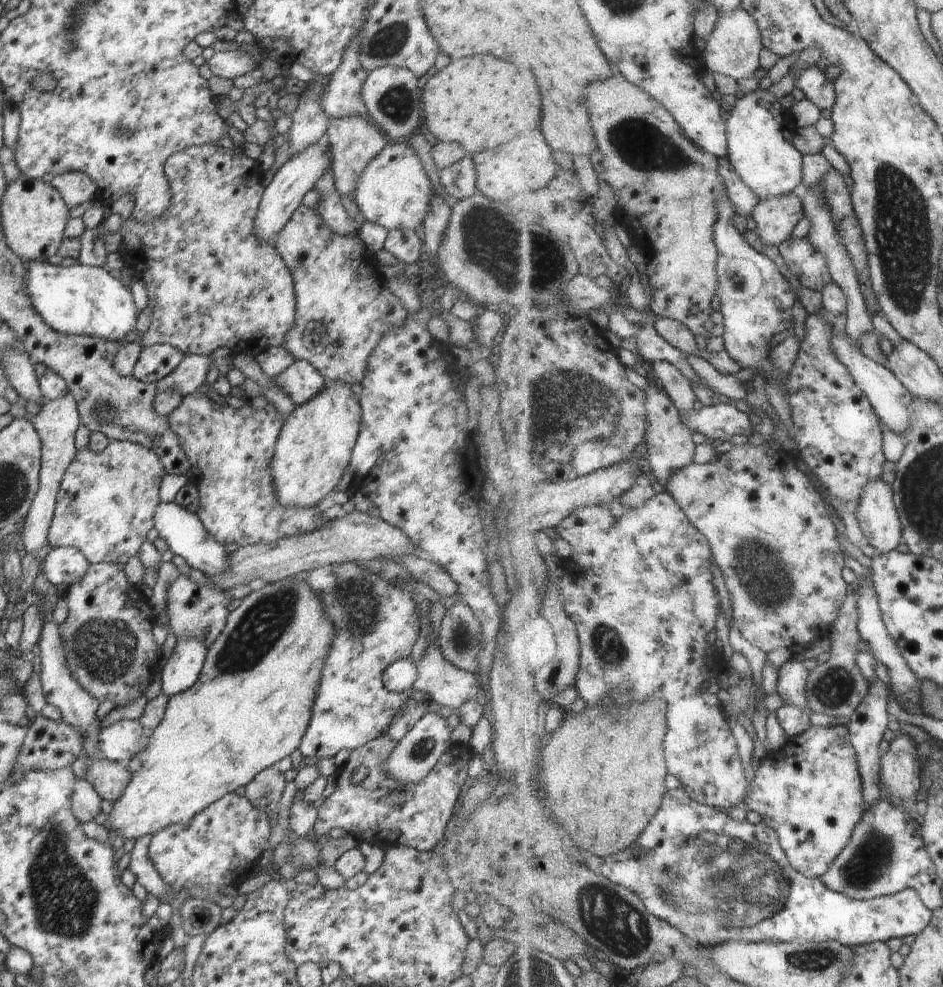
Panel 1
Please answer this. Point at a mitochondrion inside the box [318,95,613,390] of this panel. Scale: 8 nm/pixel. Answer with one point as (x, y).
(492, 241)

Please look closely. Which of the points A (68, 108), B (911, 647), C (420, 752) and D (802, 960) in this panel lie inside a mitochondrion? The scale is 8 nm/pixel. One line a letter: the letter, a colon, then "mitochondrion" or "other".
A: other
B: other
C: mitochondrion
D: mitochondrion

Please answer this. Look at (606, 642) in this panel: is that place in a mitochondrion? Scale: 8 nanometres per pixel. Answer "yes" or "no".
yes

